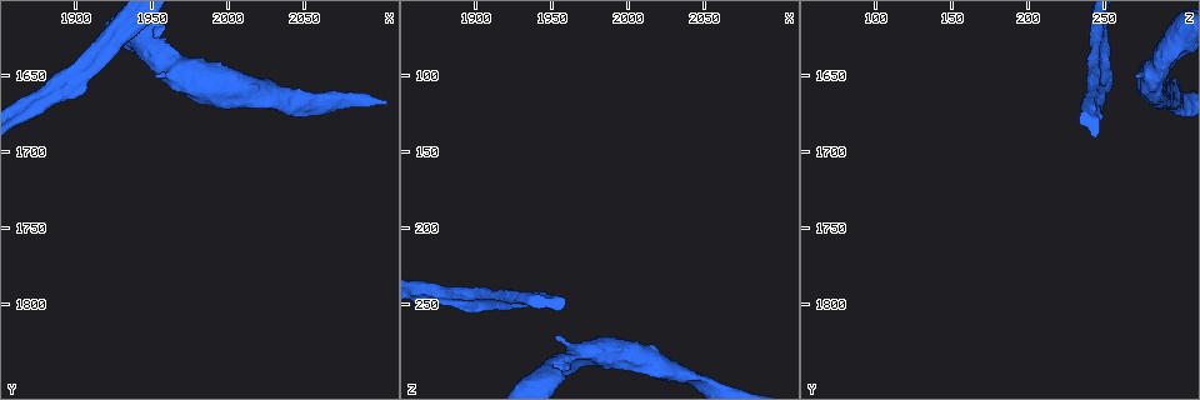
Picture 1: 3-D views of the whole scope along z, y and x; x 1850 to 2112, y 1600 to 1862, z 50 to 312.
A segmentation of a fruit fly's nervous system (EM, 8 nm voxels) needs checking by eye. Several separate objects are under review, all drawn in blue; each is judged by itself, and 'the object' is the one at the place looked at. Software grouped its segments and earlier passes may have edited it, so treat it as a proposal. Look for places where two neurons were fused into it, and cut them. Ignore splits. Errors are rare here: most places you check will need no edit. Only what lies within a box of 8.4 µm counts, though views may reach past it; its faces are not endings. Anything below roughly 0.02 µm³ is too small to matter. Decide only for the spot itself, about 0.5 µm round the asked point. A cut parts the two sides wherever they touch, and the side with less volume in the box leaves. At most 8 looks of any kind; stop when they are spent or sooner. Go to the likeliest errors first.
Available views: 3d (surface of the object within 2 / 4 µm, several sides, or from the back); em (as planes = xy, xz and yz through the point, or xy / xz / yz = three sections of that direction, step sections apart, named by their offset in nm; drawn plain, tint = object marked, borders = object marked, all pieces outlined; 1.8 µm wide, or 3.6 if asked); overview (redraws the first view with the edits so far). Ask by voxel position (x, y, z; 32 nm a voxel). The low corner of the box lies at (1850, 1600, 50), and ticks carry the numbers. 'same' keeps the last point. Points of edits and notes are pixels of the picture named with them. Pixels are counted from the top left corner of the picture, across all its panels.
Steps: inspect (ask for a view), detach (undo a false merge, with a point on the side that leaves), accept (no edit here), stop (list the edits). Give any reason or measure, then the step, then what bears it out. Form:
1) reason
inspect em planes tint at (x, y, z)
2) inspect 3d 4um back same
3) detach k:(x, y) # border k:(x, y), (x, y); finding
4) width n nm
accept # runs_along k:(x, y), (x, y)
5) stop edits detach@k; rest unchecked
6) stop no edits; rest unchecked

a fork
inspect 3d 4um at (1926, 1628, 248)

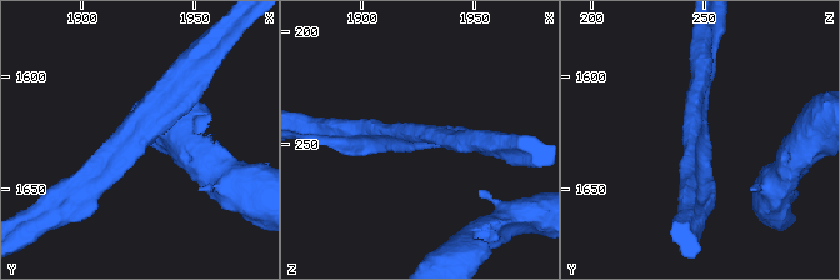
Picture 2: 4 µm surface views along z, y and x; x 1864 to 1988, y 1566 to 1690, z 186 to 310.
arms 3; arm_widths 260, 280, 280 nm
inspect em yz step 8 tint at (1928, 1627, 247)

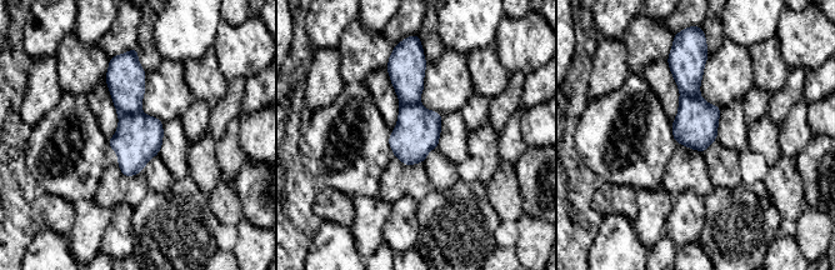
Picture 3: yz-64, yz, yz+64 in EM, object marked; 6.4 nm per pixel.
width 280 nm
detach 3:(125, 78) # border 3:(140, 109), (120, 119); a second neuron is stuck on

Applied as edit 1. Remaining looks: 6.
see it whole again
inspect overview

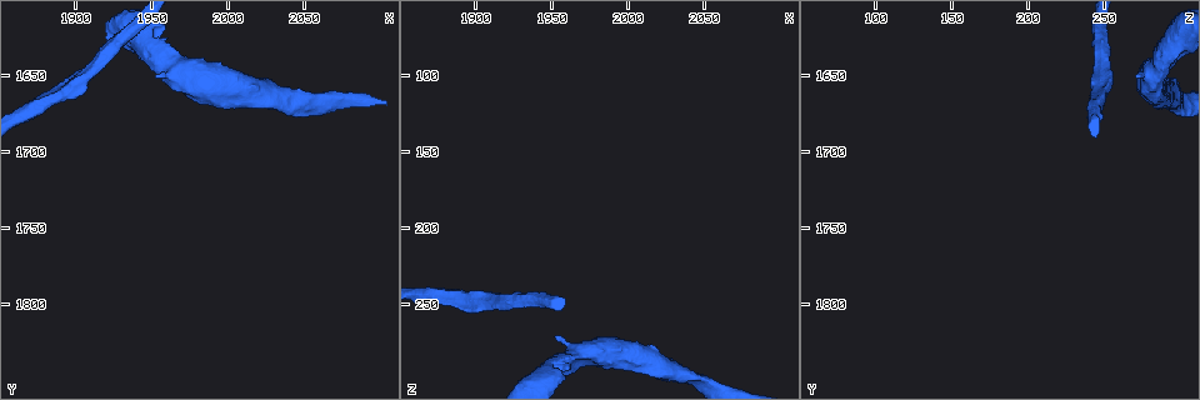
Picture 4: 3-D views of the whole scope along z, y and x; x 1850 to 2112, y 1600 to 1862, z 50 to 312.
abrupt turn
inspect 3d 4um at (1940, 1622, 298)

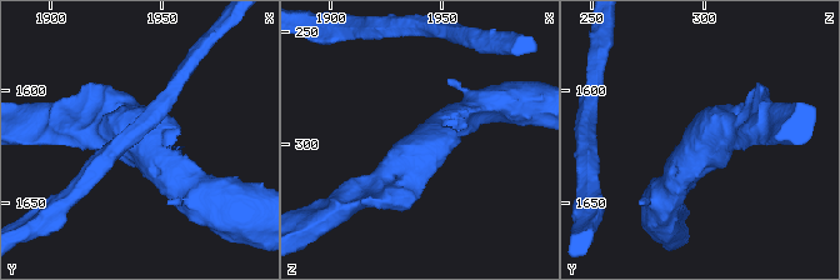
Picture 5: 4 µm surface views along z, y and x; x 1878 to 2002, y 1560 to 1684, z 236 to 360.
need the tissue
inspect em planes tint at (1941, 1623, 298)

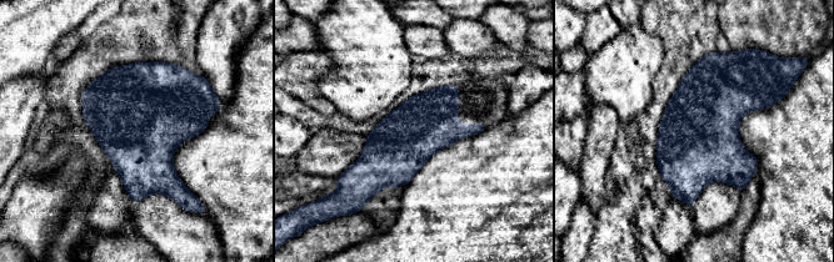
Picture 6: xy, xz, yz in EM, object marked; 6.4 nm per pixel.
accept # all the same neuron

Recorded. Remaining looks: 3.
calibre changes
inspect 3d 4um at (2042, 1670, 298)

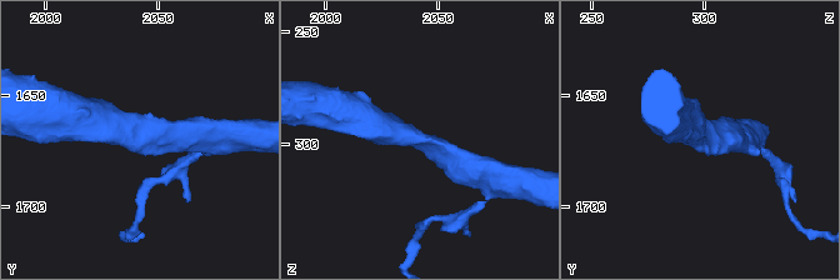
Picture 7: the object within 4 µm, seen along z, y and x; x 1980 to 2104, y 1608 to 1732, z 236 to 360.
arm_widths 380, 480 nm
inspect em yz step 4 tint at (2044, 1668, 297)

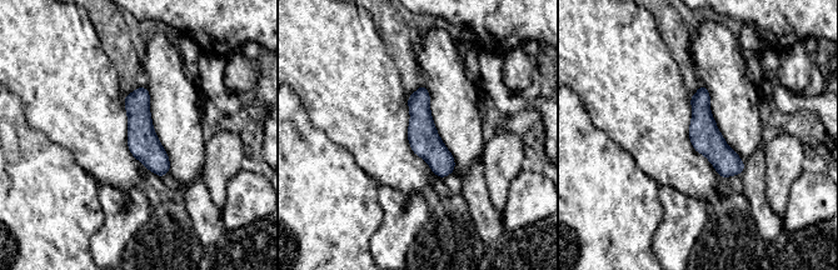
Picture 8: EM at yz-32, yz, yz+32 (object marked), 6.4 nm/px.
inspect em planes tint same

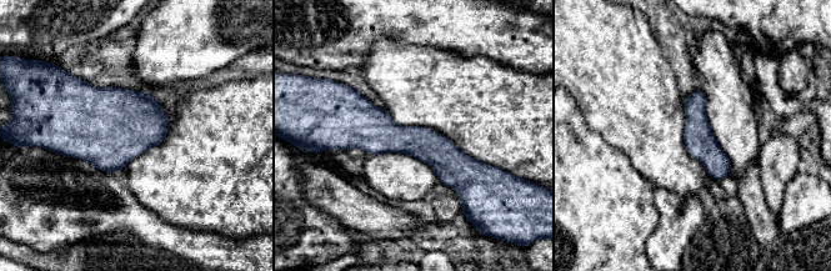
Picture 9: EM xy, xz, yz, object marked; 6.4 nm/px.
accept # all the same neuron

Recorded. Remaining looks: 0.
stop edits detach@3; rest unchecked

